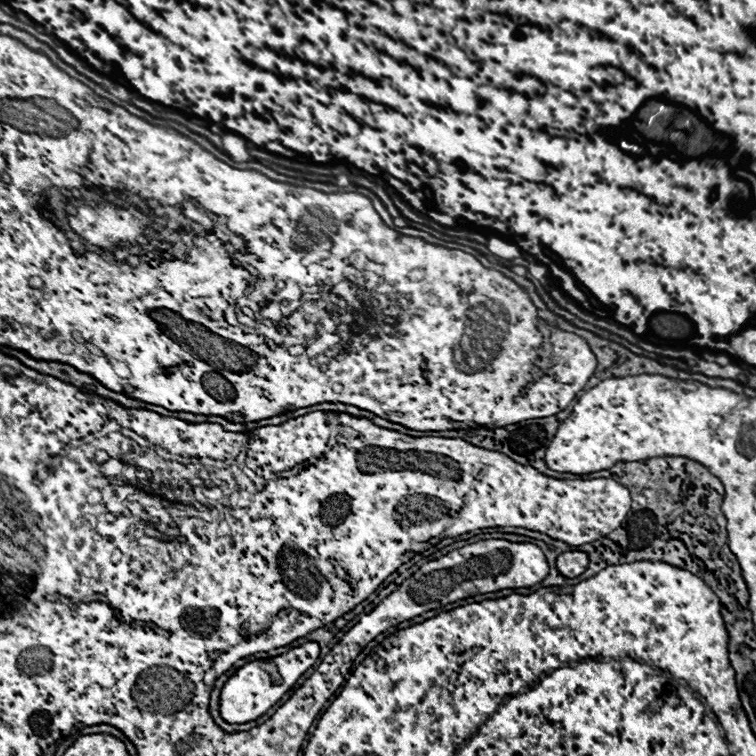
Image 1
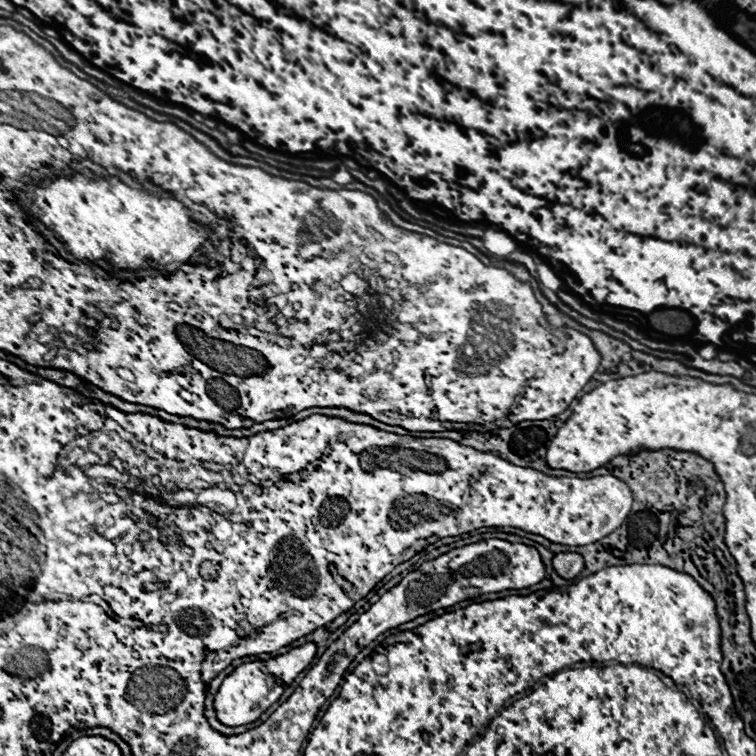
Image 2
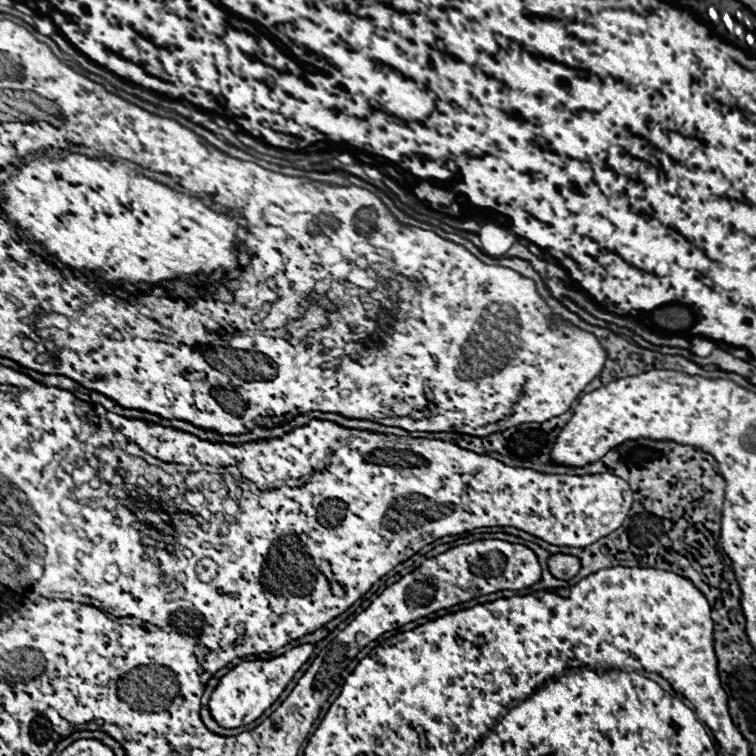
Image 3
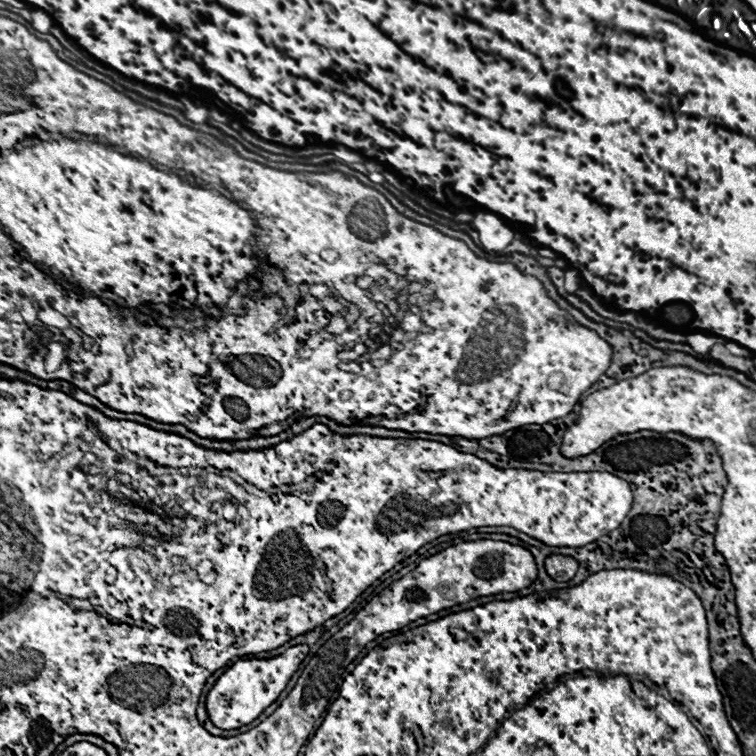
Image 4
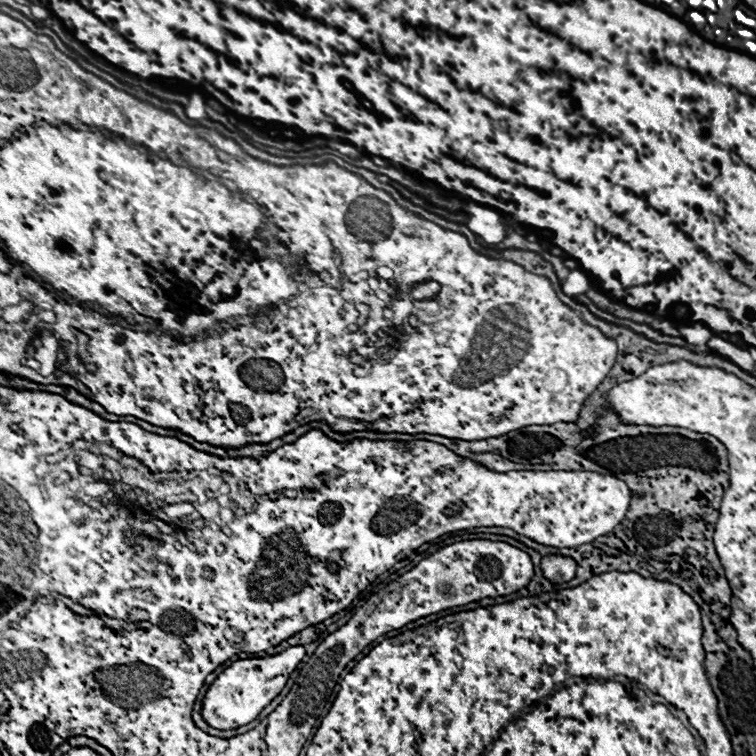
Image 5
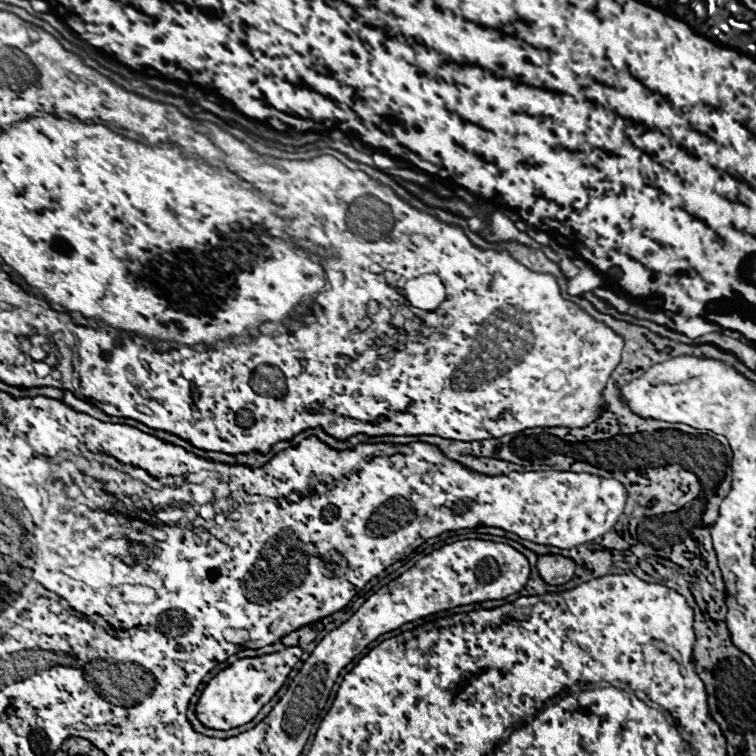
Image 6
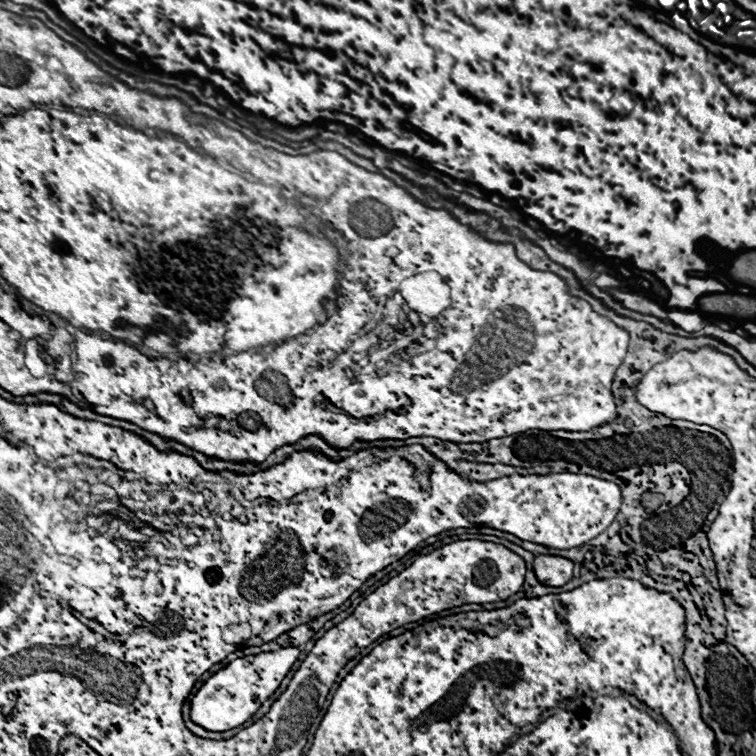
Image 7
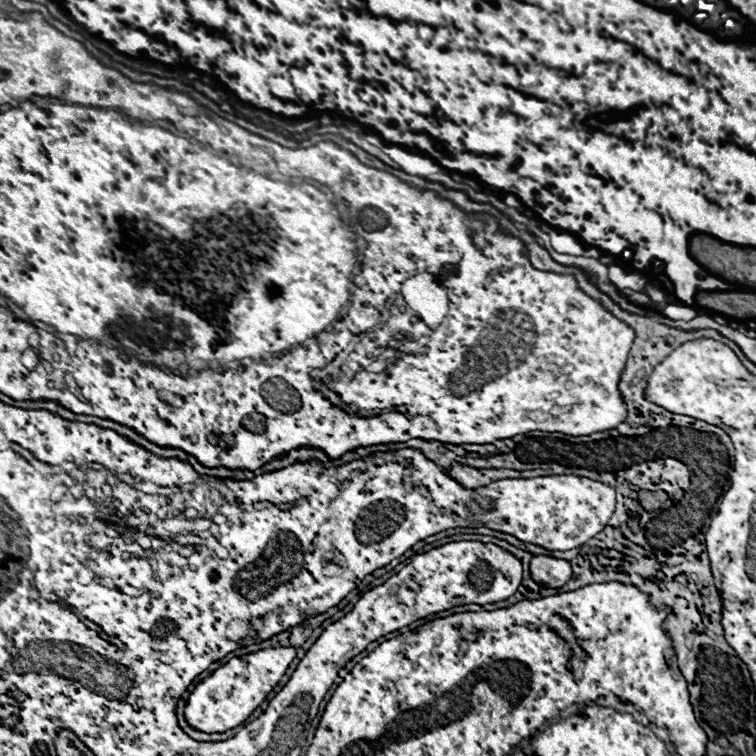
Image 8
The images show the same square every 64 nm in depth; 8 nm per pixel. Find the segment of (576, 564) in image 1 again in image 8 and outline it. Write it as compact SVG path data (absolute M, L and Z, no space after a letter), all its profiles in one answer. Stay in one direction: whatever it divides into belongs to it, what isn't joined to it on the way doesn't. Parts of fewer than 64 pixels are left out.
M534 556L530 562L530 574L534 582L546 588L560 588L572 578L572 566L568 560L552 556Z

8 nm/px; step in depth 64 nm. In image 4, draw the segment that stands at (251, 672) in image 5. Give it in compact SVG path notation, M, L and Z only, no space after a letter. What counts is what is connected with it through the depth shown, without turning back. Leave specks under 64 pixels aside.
M300 644L288 648L284 654L270 660L238 660L218 678L218 682L206 696L206 710L210 720L222 730L240 728L256 720L272 702L276 702L276 698L286 688L292 674L298 670L298 666L304 662L308 654L310 646Z

